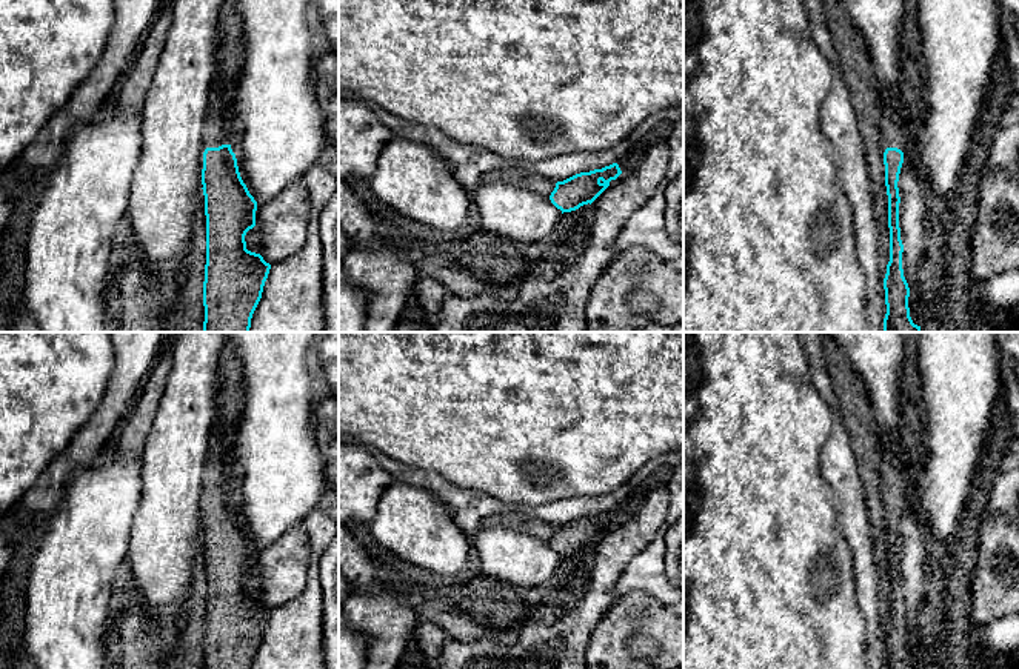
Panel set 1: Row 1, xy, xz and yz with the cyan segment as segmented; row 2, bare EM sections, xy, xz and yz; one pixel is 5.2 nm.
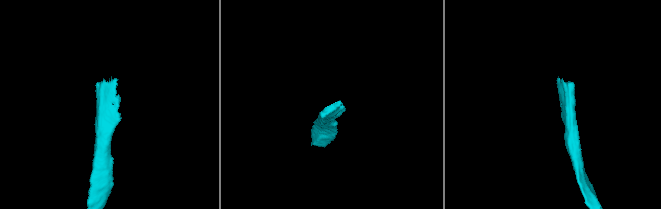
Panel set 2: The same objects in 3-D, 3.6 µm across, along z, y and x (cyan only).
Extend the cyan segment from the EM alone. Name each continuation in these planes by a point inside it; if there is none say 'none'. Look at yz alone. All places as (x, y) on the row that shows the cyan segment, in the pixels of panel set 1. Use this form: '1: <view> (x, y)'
none

